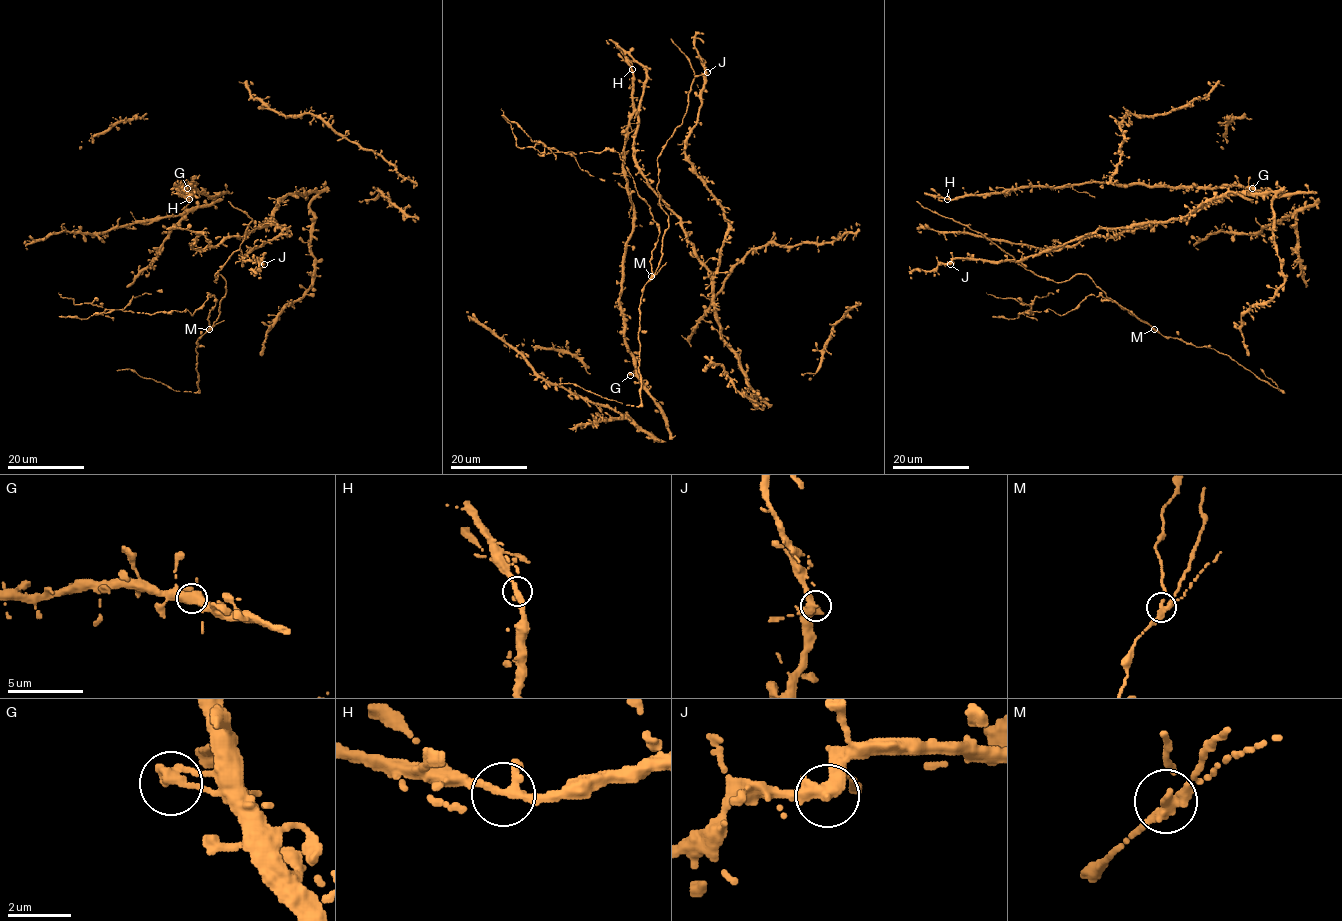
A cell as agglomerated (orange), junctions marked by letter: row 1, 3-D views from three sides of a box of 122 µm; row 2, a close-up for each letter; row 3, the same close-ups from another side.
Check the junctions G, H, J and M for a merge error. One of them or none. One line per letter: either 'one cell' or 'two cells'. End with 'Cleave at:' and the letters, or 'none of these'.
G: one cell
H: one cell
J: one cell
M: two cells
Cleave at: M

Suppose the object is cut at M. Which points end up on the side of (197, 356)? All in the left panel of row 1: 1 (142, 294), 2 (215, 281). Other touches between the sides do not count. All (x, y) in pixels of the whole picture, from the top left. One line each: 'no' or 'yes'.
1: no
2: yes

